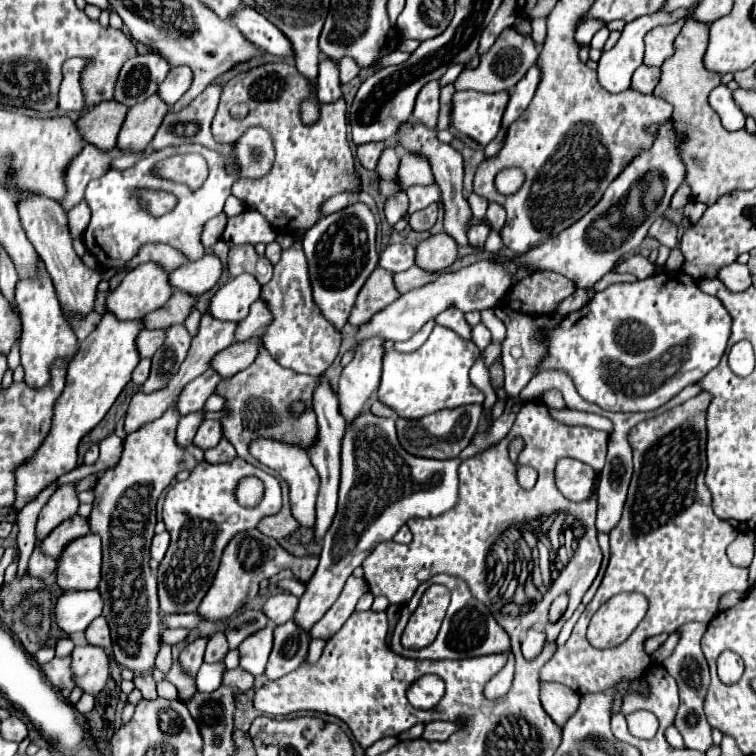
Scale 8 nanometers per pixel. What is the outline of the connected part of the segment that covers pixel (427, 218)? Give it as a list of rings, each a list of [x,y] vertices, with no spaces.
[[[433,203],[433,205],[429,205],[429,207],[421,209],[421,211],[415,211],[415,213],[409,217],[409,225],[411,225],[411,229],[415,229],[415,231],[429,231],[429,229],[435,225],[437,215],[439,215],[439,205]]]

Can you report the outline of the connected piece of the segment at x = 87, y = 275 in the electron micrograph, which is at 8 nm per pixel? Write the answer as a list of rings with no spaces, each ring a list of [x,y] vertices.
[[[21,195],[17,201],[17,209],[19,209],[27,239],[33,243],[35,251],[47,265],[61,309],[67,315],[89,315],[93,311],[97,283],[101,281],[101,275],[95,269],[87,269],[83,261],[75,255],[73,245],[71,245],[71,235],[67,229],[67,215],[61,209],[61,205],[41,195]]]

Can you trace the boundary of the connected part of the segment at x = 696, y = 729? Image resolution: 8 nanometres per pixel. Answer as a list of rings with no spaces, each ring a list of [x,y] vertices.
[[[687,623],[681,629],[681,641],[675,647],[675,651],[663,661],[663,667],[667,669],[667,673],[671,677],[675,677],[677,685],[679,685],[679,711],[677,711],[677,719],[675,719],[675,727],[677,731],[683,735],[685,739],[685,747],[687,749],[697,749],[701,753],[705,753],[711,747],[711,727],[705,719],[705,711],[703,711],[703,701],[705,701],[705,693],[709,687],[709,667],[707,661],[703,657],[701,651],[701,637],[703,637],[703,623]]]

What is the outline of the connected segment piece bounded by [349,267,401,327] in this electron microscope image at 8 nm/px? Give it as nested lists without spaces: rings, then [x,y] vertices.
[[[377,267],[367,279],[365,287],[359,291],[353,311],[349,315],[349,323],[355,327],[367,323],[377,311],[385,309],[389,303],[399,299],[399,295],[401,293],[393,283],[393,273],[385,271],[383,267]]]

